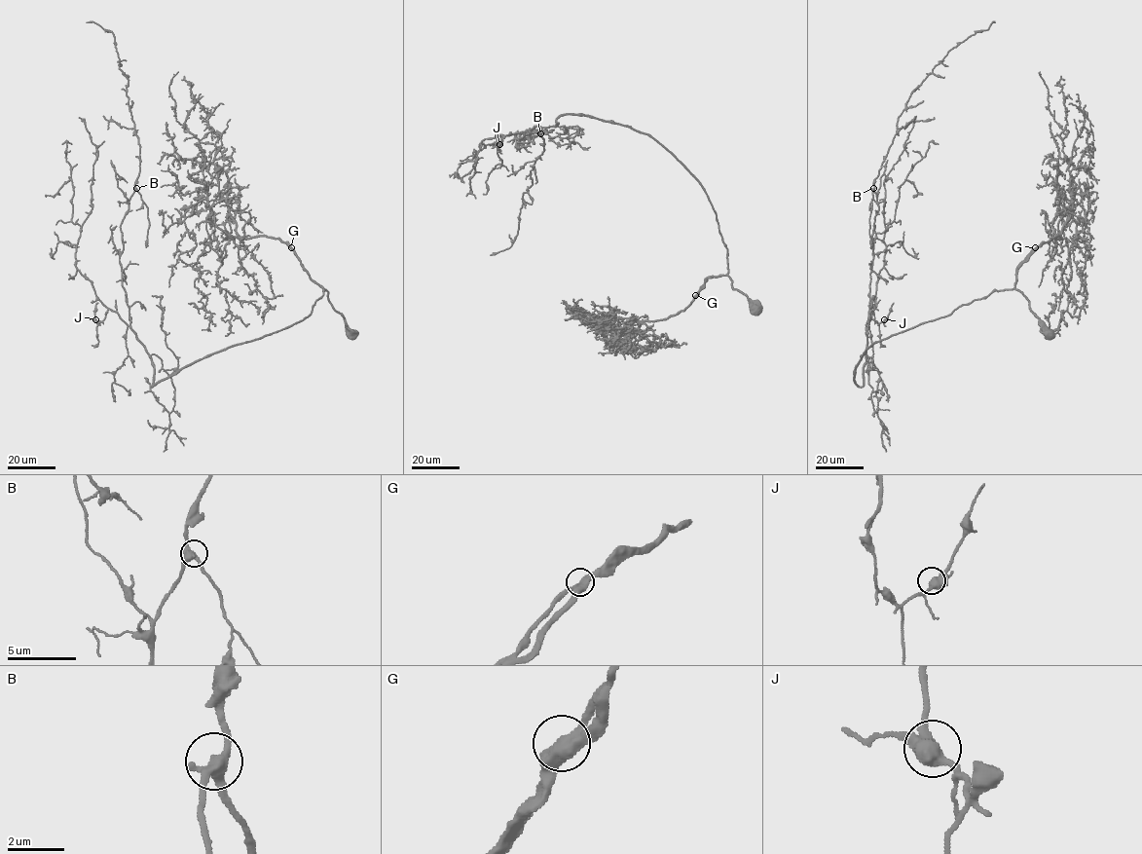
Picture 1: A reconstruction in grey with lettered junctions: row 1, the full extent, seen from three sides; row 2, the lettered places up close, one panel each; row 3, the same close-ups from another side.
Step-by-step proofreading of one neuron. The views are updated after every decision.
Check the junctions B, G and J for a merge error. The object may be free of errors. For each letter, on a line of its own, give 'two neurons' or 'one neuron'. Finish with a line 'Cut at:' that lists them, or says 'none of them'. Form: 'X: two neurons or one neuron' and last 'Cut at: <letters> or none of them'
B: one neuron
G: one neuron
J: one neuron
Cut at: none of them

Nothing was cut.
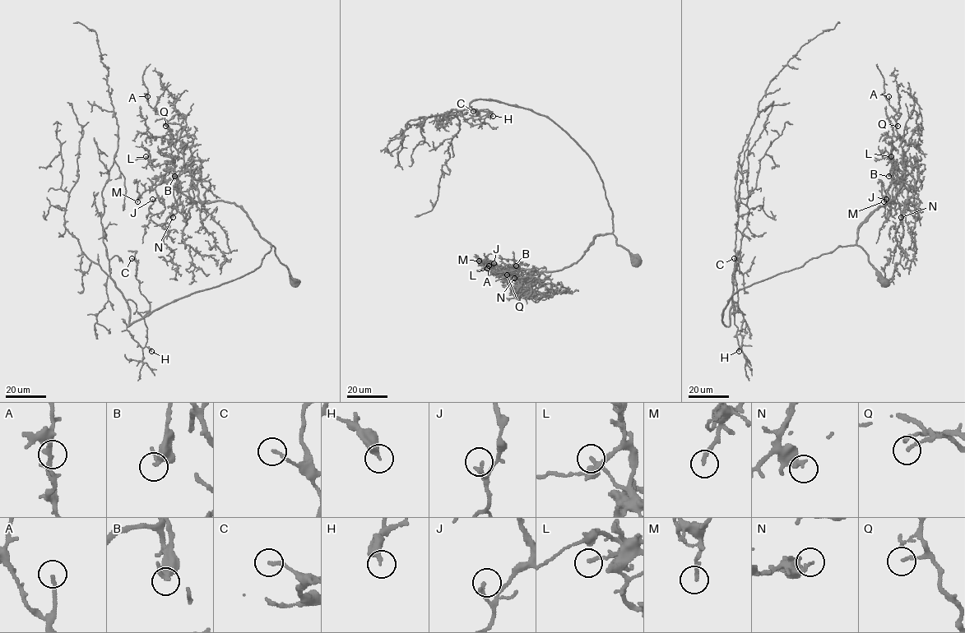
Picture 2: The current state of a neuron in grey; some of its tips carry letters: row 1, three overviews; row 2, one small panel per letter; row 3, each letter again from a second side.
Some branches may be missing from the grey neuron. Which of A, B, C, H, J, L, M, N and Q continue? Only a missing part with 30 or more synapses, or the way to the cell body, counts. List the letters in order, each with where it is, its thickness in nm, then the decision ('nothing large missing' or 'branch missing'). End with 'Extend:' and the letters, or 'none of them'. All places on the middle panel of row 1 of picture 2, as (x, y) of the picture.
A: at (489, 265); 180 nm thick; nothing large missing
B: at (516, 265); 440 nm thick; branch missing
C: at (473, 111); 180 nm thick; nothing large missing
H: at (493, 116); 340 nm thick; nothing large missing
J: at (494, 263); 190 nm thick; nothing large missing
L: at (487, 268); 190 nm thick; nothing large missing
M: at (479, 261); 200 nm thick; branch missing
N: at (514, 278); 280 nm thick; branch missing
Q: at (507, 274); 160 nm thick; branch missing
Extend: B, M, N, Q

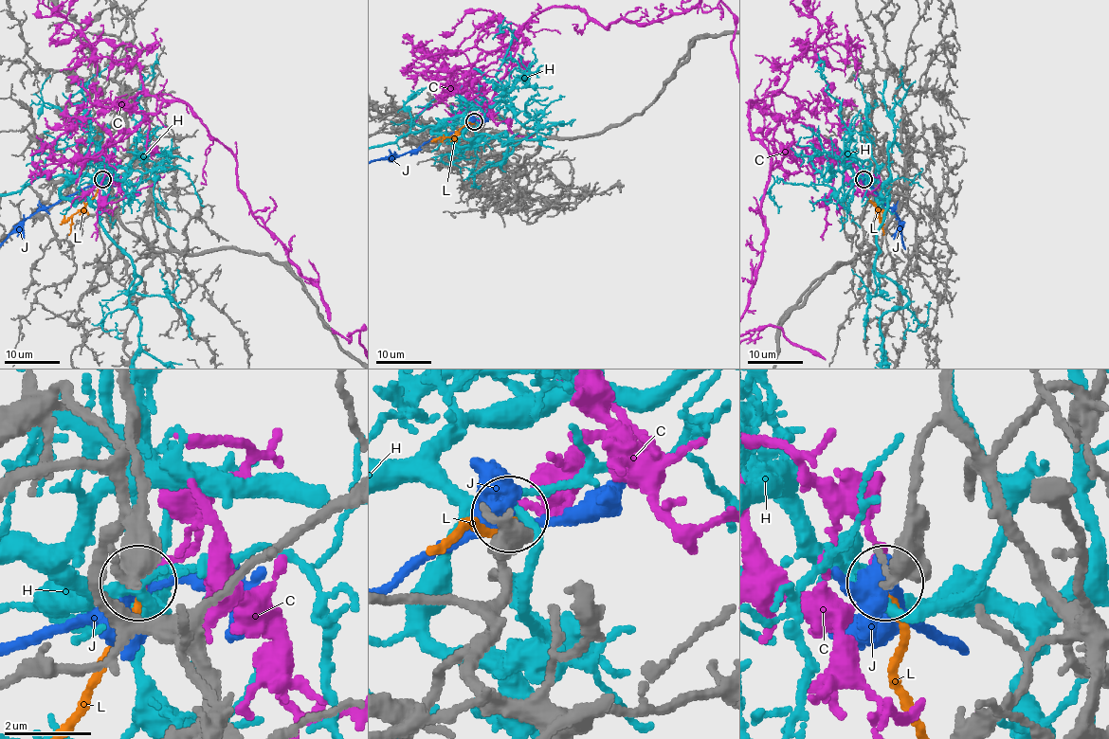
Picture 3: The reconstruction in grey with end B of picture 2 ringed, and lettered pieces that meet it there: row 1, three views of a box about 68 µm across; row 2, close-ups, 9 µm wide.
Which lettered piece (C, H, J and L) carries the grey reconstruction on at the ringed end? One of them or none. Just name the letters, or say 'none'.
L

